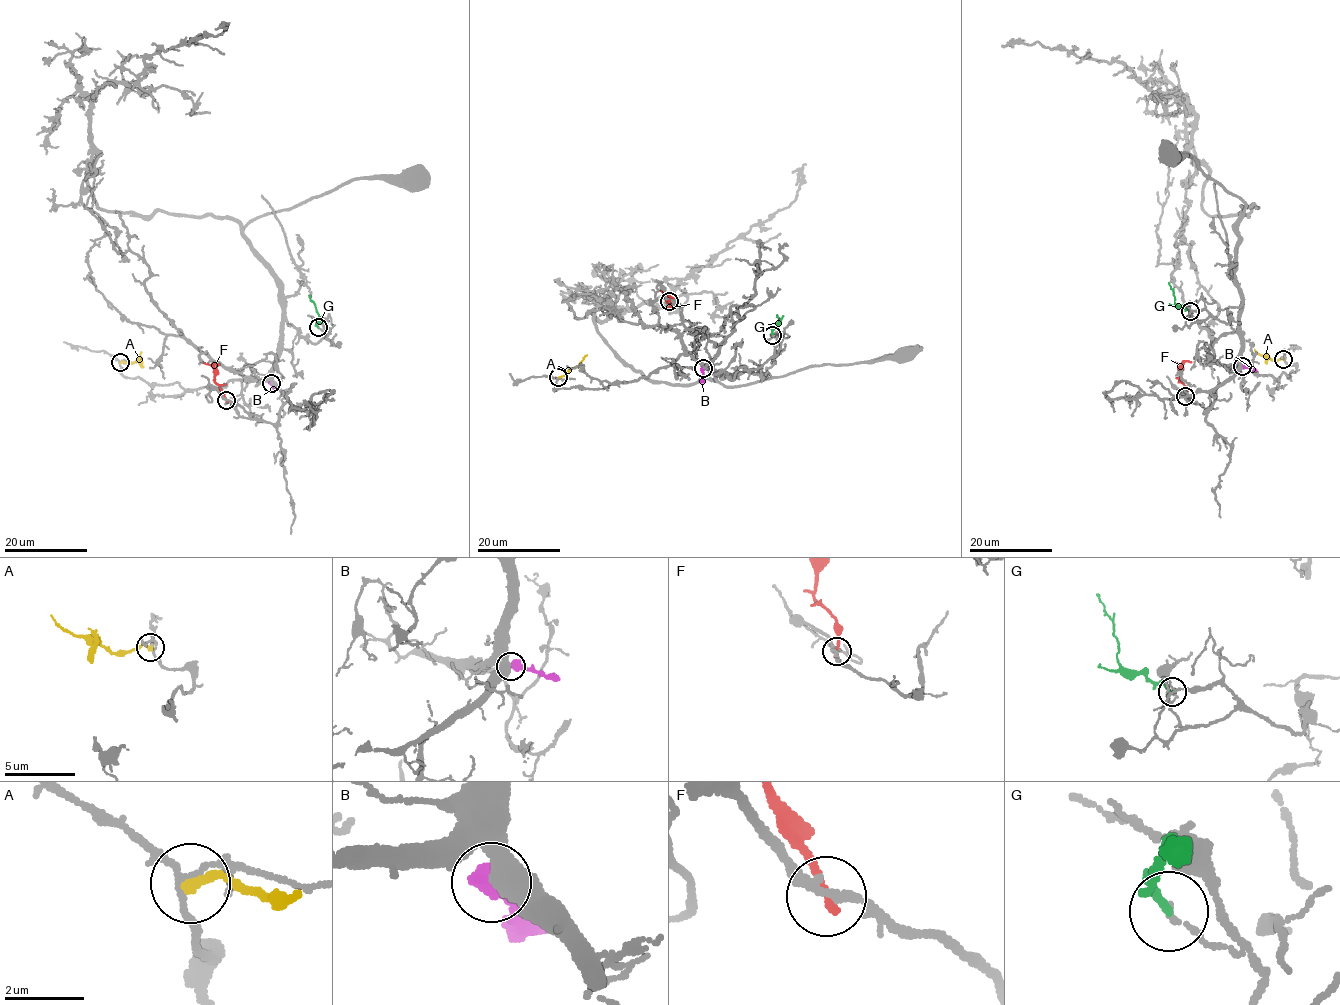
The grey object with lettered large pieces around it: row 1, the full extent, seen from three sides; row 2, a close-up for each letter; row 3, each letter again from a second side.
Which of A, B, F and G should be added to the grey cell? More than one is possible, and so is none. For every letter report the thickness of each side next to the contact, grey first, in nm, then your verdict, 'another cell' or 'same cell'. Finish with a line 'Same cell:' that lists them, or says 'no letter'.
A: calibres 130 and 240 nm; another cell
B: calibres 480 and 550 nm; another cell
F: calibres 160 and 240 nm; another cell
G: calibres 150 and 220 nm; another cell
Same cell: no letter

